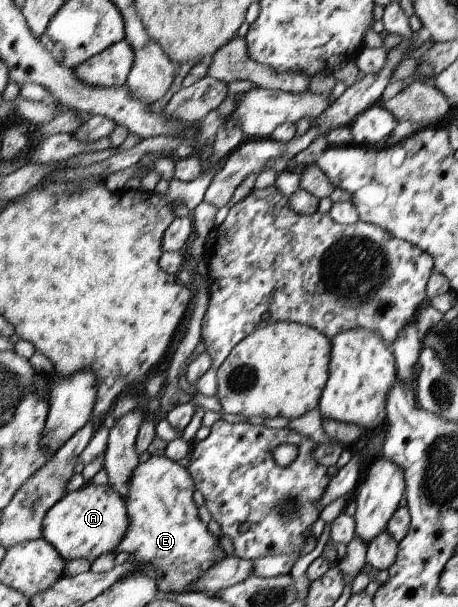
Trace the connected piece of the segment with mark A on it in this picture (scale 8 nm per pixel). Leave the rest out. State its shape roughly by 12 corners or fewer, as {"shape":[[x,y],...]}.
{"shape":[[86,482],[47,511],[42,537],[66,560],[116,554],[130,516]]}

